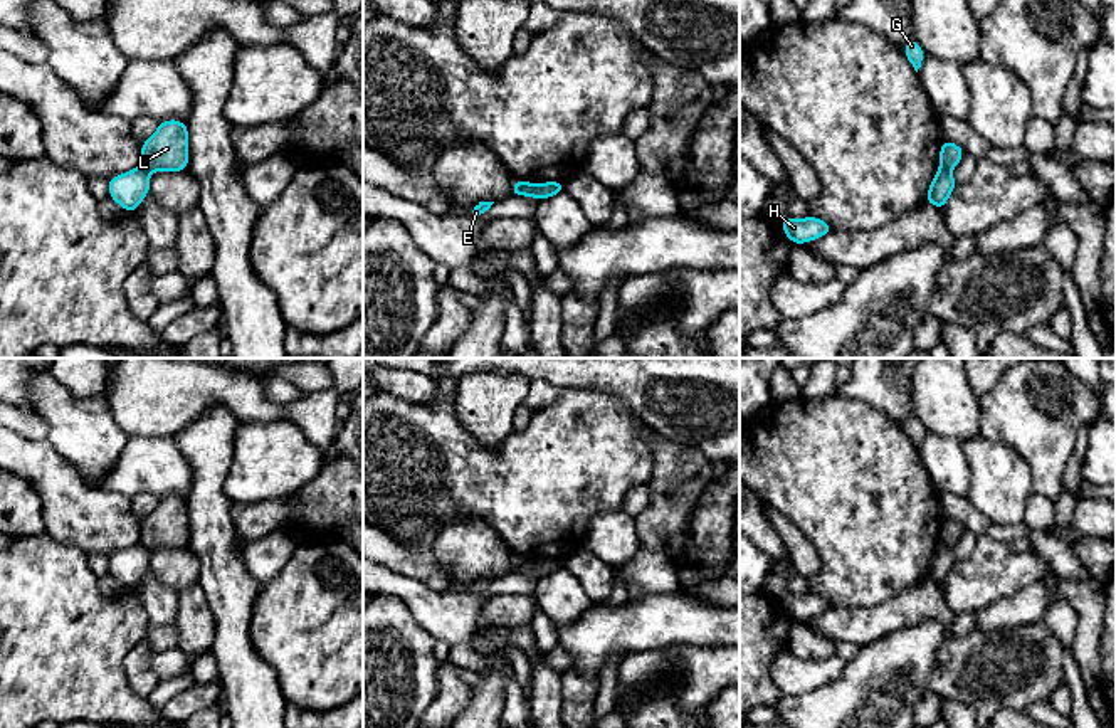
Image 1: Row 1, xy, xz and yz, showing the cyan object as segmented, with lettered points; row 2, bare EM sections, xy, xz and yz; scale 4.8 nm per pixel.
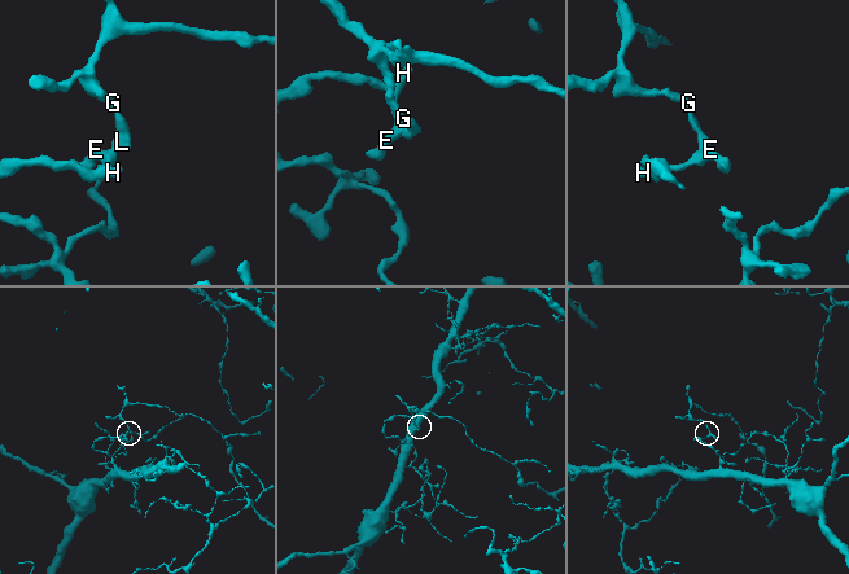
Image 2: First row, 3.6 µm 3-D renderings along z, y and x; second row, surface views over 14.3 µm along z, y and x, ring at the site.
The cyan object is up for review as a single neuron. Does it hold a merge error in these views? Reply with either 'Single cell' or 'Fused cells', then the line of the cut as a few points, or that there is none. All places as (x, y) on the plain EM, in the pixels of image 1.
Fused cells. Split along xz (528, 560), (518, 570)

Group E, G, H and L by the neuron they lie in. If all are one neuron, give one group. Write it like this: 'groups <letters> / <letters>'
groups E H / G L

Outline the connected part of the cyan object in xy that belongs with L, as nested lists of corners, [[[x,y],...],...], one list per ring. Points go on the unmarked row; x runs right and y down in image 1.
[[[178,496],[158,499],[158,506],[141,520],[141,545],[146,548],[185,548],[188,545],[188,503]]]

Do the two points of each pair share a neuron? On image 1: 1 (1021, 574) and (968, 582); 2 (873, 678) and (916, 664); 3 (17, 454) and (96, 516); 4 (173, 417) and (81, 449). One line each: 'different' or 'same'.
1: same
2: same
3: same
4: different

